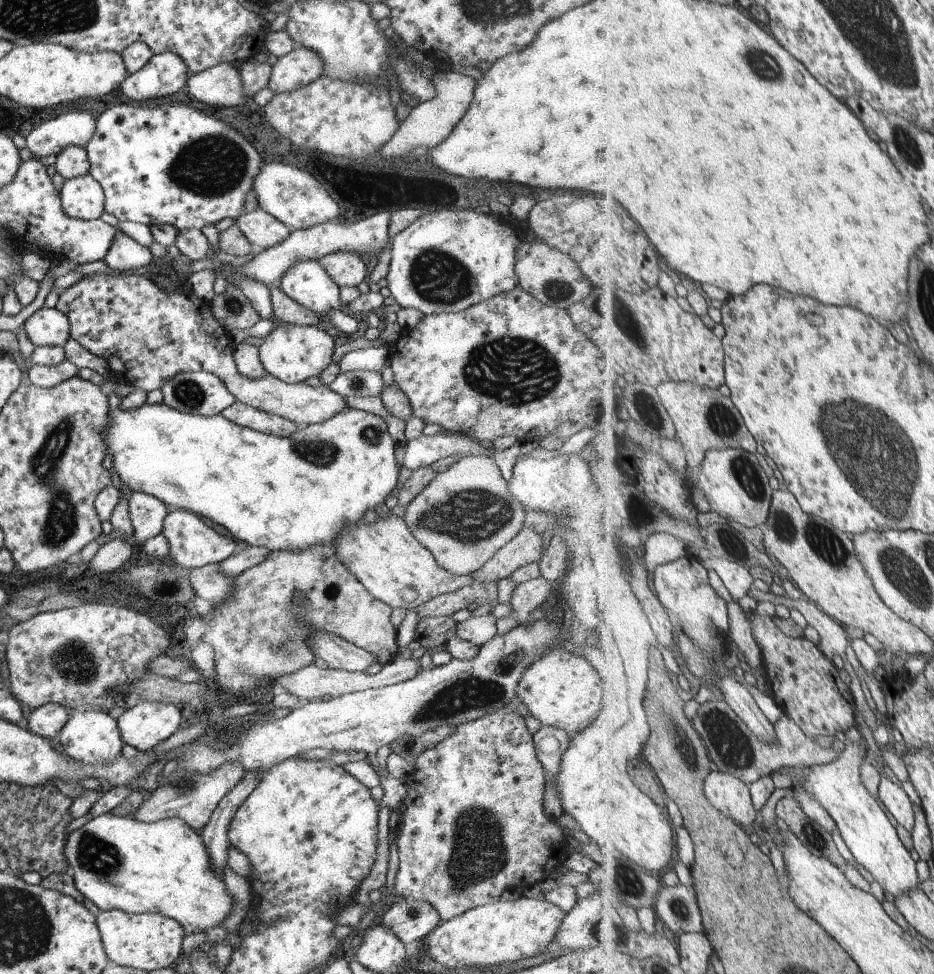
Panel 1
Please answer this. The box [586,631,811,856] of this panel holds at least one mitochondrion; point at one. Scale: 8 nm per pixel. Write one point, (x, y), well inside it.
(731, 746)

